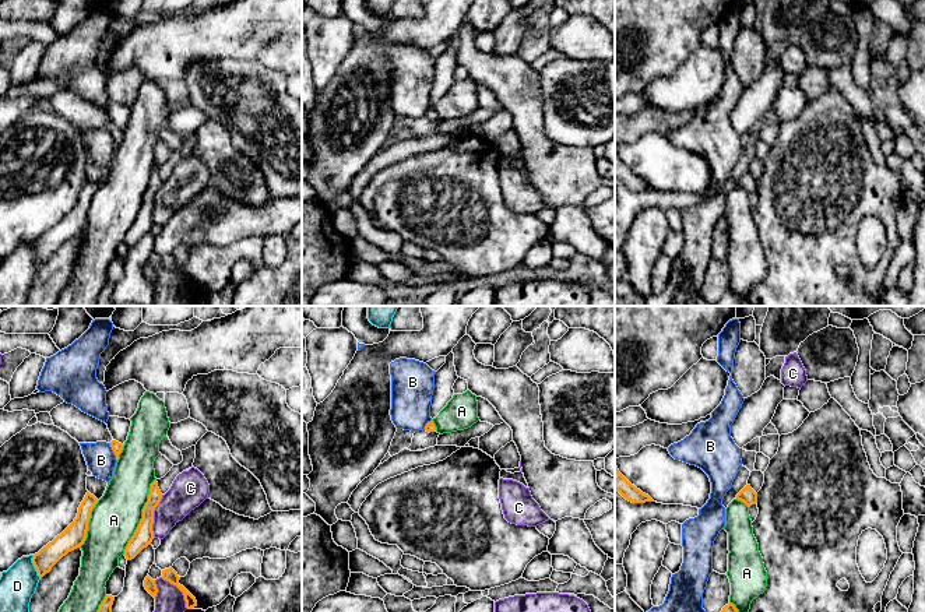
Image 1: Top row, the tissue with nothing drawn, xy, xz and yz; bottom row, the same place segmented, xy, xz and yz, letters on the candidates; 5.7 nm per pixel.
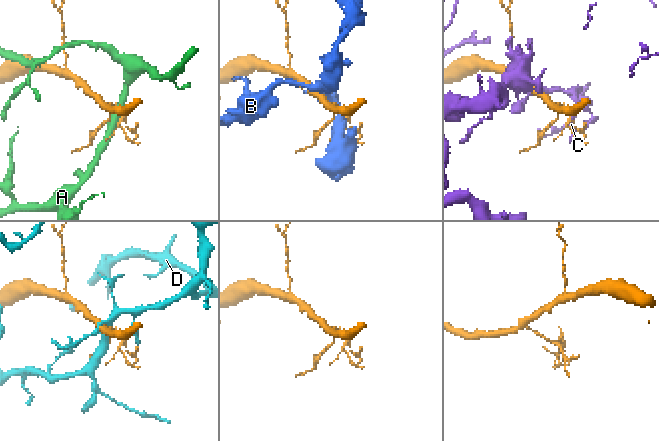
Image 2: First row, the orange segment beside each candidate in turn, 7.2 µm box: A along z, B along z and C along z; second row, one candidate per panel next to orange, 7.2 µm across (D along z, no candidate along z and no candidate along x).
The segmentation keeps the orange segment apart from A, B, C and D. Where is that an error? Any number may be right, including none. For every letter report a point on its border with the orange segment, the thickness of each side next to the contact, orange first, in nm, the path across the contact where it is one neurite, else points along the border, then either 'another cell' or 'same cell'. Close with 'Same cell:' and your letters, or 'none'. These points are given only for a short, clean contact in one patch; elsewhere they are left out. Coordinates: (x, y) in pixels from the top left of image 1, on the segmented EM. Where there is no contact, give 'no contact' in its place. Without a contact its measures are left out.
A: contact xy (143, 516); calibres 120 and 280 nm; another cell
B: contact xy (113, 452); calibres 60 and 170 nm; another cell
C: contact xy (153, 516); calibres 120 and 200 nm; another cell
D: contact xy (35, 566); calibres 120 and 200 nm; another cell
Same cell: none

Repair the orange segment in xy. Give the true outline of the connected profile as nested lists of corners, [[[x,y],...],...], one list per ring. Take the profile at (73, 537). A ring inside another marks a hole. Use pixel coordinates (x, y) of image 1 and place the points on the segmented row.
[[[87,492],[84,500],[78,507],[78,513],[74,521],[52,542],[49,542],[38,553],[34,555],[32,563],[39,577],[43,577],[63,556],[84,544],[91,511],[96,503],[98,499]]]

